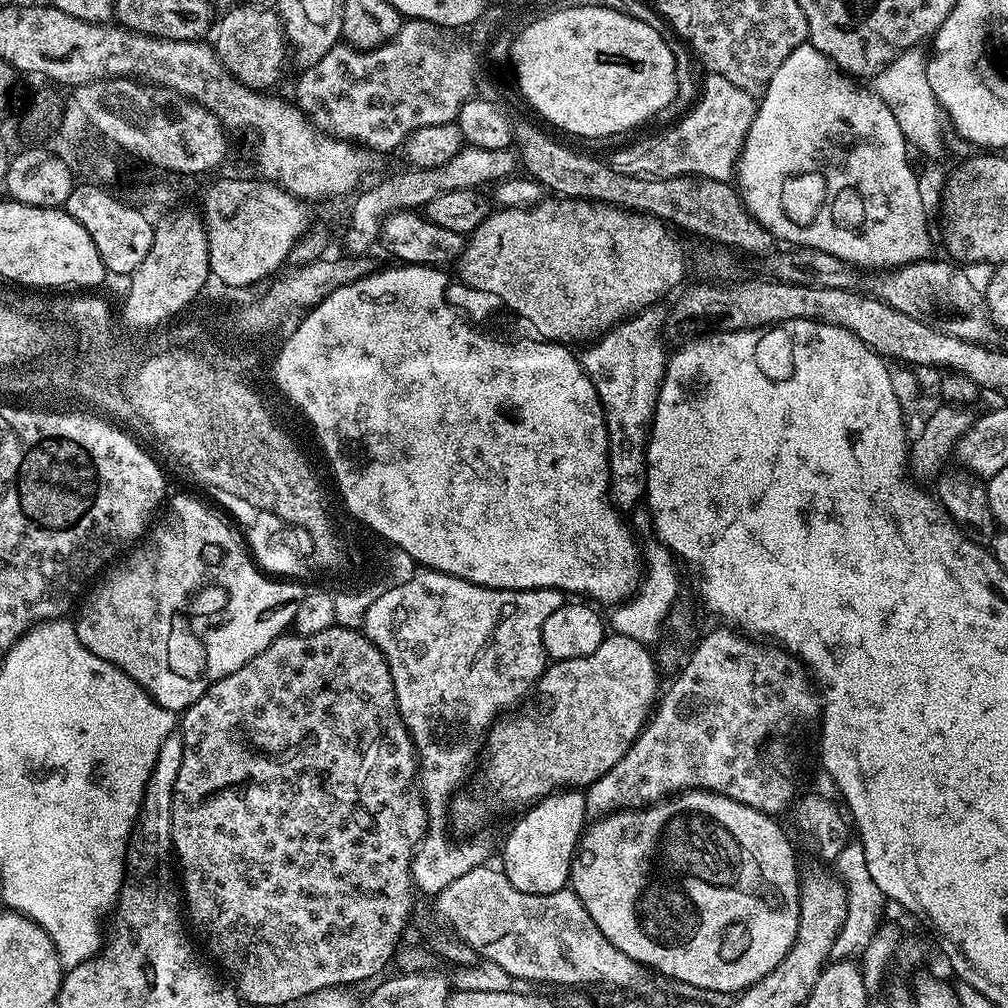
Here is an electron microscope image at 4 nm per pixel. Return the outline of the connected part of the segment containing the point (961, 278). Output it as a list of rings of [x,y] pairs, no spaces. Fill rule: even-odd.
[[[936,259],[918,260],[915,264],[906,264],[893,271],[889,275],[892,277],[888,280],[886,303],[894,310],[910,314],[910,318],[937,328],[939,332],[945,332],[954,338],[973,342],[983,341],[985,339],[983,336],[988,332],[990,309],[981,285],[976,285],[964,273],[967,271],[963,267],[947,259],[944,259],[945,261]]]

